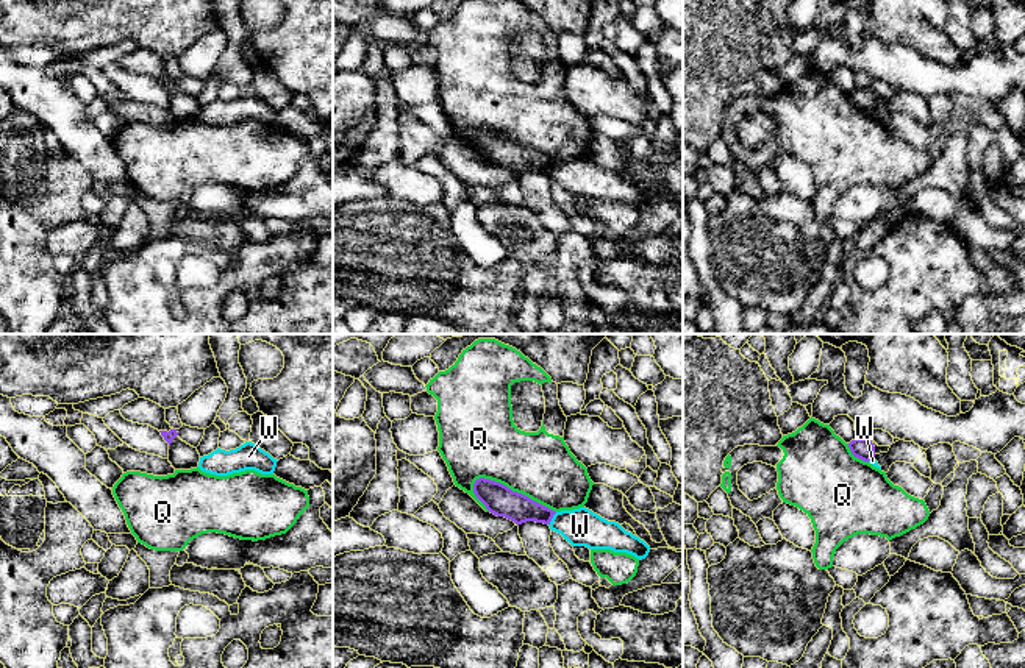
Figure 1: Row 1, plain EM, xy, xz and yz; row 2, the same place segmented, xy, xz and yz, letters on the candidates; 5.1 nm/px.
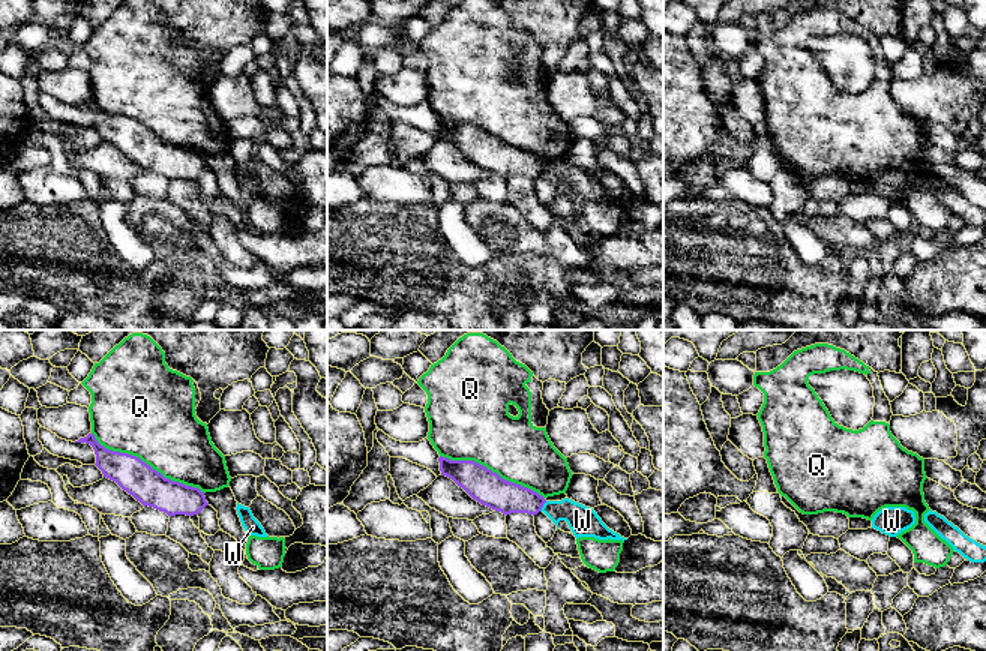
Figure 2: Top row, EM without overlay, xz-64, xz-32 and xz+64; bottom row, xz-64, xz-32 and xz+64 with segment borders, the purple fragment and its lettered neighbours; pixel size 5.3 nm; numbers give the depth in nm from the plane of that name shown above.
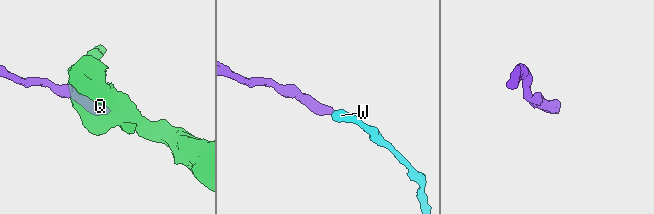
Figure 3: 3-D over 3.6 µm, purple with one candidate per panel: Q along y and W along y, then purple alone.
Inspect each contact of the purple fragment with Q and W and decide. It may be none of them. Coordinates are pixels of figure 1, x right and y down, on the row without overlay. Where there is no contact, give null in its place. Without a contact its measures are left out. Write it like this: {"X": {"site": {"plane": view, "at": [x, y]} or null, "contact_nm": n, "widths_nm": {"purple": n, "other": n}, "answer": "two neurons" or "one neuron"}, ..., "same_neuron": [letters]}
{"Q": {"site": {"plane": "xz", "at": [514, 142]}, "contact_nm": 460, "widths_nm": {"purple": 160, "other": 340}, "answer": "two neurons"}, "W": {"site": {"plane": "xz", "at": [552, 167]}, "contact_nm": 80, "widths_nm": {"purple": 150, "other": 190}, "answer": "two neurons"}, "same_neuron": []}

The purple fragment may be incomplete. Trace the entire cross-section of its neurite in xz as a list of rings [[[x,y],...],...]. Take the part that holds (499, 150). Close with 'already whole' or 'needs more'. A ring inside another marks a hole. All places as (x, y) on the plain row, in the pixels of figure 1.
[[[484,128],[475,131],[473,144],[491,164],[505,167],[517,176],[527,172],[550,175],[556,164],[528,147]]] | already whole

